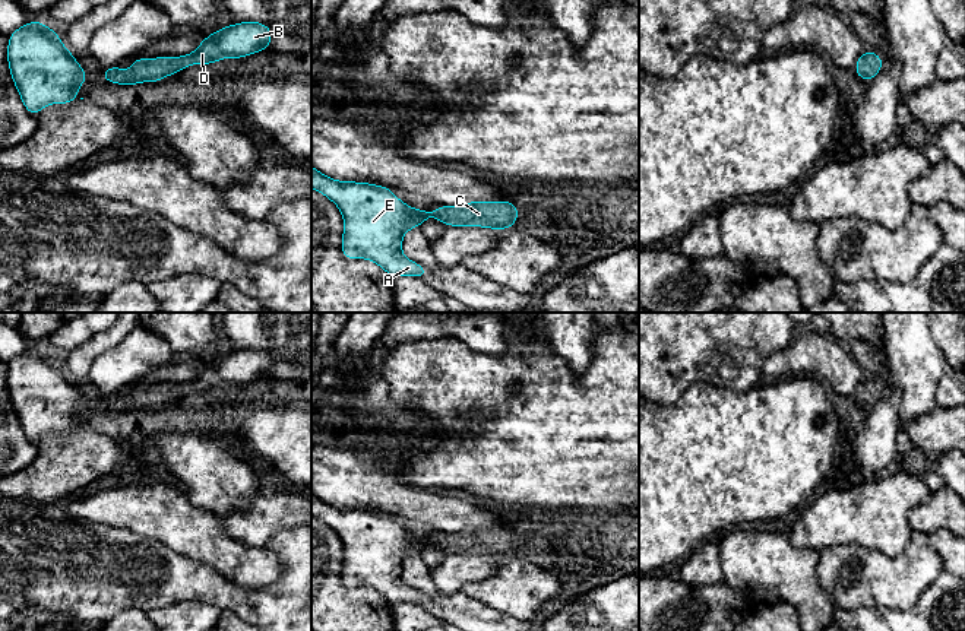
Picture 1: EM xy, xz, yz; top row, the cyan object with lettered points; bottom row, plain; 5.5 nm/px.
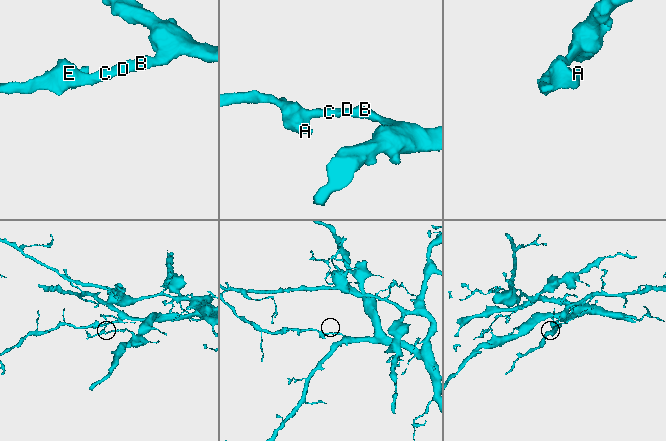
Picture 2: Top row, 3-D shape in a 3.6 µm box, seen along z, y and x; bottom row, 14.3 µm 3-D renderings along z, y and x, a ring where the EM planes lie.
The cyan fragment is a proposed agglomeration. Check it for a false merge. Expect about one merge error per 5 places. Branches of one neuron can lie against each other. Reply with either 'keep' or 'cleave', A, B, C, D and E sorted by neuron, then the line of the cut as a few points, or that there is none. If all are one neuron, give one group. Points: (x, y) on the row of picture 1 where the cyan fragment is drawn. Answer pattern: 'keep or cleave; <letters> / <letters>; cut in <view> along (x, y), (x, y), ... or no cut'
keep; A B C D E; no cut

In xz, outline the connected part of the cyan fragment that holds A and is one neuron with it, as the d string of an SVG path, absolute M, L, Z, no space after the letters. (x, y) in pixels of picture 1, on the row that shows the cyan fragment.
M311 165L311 188L333 202L344 216L341 250L347 260L367 259L392 276L417 276L424 280L428 269L404 259L402 238L412 228L421 226L427 218L434 218L447 226L480 226L490 229L509 229L519 218L519 209L507 200L468 202L459 206L439 206L430 212L418 210L399 200L392 188L371 183L336 181Z

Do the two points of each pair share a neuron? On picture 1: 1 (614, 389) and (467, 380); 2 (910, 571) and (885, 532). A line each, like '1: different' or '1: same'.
1: same
2: different

